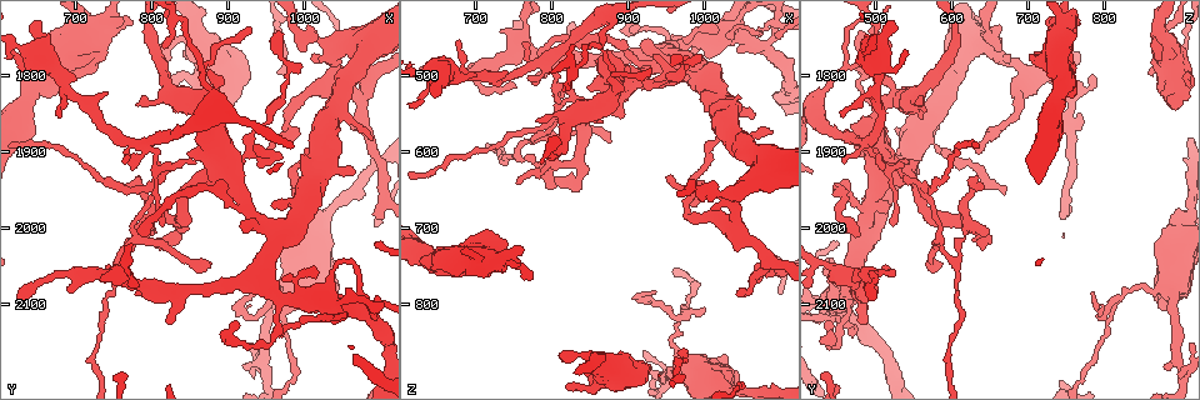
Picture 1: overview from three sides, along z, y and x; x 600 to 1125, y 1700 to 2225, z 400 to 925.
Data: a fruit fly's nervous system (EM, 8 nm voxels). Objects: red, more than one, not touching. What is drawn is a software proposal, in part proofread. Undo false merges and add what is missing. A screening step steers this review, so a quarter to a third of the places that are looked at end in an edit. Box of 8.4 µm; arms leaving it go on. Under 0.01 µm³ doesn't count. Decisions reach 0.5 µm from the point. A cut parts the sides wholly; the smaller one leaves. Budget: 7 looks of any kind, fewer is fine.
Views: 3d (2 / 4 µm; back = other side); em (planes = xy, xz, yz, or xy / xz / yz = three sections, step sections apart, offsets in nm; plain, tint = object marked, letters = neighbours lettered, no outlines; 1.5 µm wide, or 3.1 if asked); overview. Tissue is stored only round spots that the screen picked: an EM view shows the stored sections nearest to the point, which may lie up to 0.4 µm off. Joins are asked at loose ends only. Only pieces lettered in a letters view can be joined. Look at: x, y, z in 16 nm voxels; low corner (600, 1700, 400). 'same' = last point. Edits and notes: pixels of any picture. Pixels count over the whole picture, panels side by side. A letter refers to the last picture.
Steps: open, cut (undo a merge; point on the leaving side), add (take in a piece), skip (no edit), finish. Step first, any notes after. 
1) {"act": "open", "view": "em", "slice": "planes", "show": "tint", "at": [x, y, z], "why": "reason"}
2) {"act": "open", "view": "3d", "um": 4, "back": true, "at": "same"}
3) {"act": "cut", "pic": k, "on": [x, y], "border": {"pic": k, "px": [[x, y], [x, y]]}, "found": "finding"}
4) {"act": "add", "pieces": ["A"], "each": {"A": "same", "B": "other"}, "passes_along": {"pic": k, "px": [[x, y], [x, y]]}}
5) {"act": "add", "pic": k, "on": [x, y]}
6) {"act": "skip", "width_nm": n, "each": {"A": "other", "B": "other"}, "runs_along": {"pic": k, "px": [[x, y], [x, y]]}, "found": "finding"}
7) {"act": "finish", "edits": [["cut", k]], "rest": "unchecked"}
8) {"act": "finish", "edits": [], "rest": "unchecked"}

{"act": "open", "view": "3d", "um": 4, "at": [790, 2010, 480]}

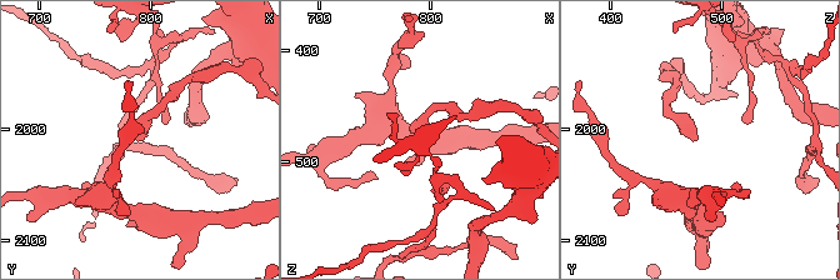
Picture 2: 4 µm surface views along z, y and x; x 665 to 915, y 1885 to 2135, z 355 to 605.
{"act": "open", "view": "em", "slice": "planes", "show": "letters", "at": [786, 2006, 474], "why": "now the EM"}

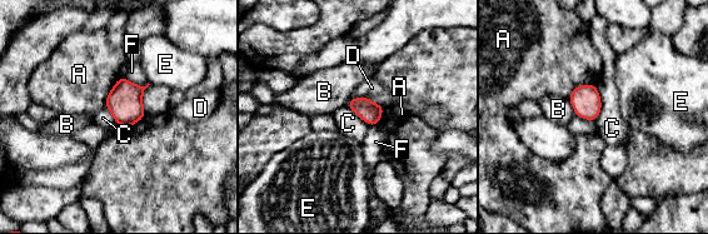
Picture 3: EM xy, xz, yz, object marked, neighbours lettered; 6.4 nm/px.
{"act": "skip", "each": {"A": "other", "B": "other", "C": "other", "D": "other", "E": "other", "F": "other"}, "found": "none of them fits"}

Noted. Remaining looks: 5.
{"act": "open", "view": "3d", "um": 2, "back": true, "at": [965, 2095, 820], "why": "three arms meet"}

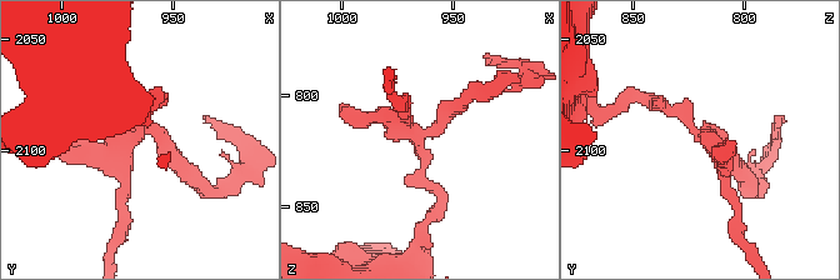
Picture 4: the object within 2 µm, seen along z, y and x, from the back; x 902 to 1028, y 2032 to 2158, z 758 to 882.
{"act": "open", "view": "em", "slice": "planes", "show": "tint", "at": [965, 2092, 818], "arms": 3, "why": "need the tissue"}

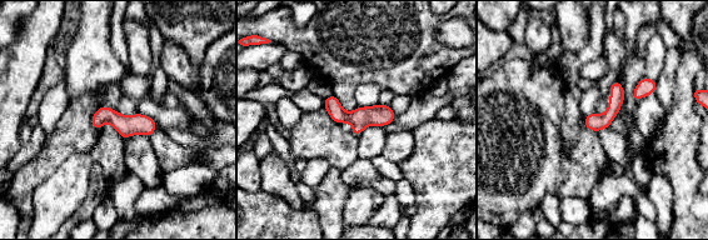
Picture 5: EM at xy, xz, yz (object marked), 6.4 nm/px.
{"act": "open", "view": "em", "slice": "planes", "show": "letters", "at": "same"}

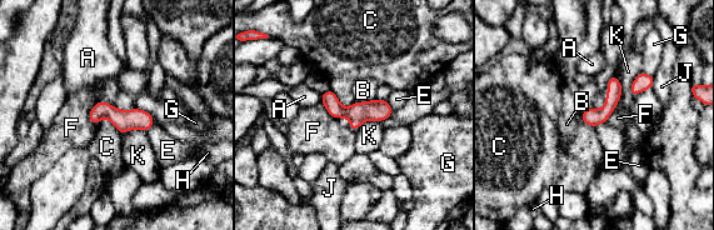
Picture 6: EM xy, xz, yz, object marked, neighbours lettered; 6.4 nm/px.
{"act": "skip", "each": {"A": "other", "B": "other", "C": "other", "E": "other", "F": "other", "G": "other", "H": "other", "J": "other", "K": "other"}, "runs_along": {"pic": 6, "px": [[324, 96], [339, 111], [388, 113]]}, "found": "all the same neuron"}

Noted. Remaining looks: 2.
{"act": "finish", "edits": [], "rest": "unchecked"}

